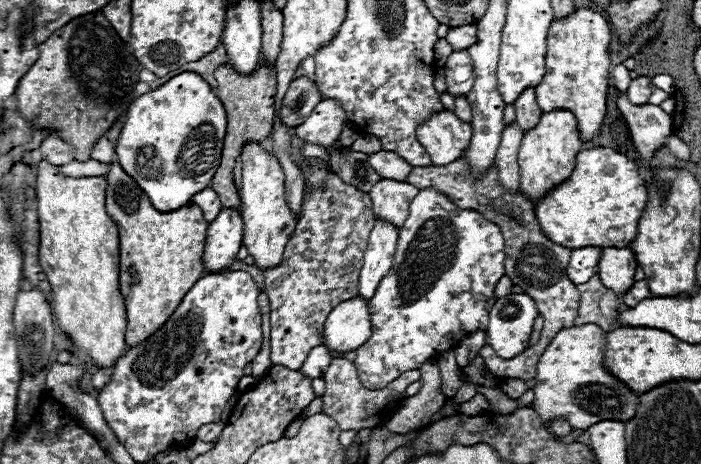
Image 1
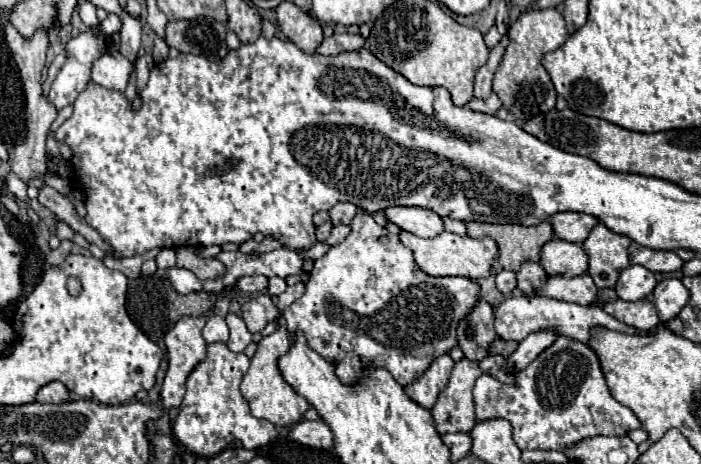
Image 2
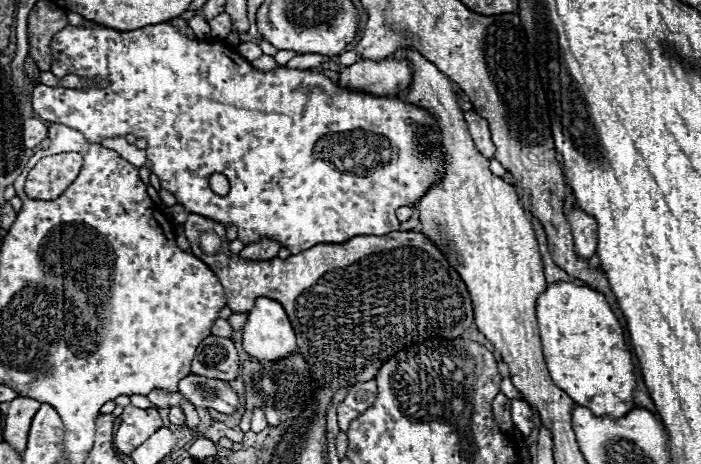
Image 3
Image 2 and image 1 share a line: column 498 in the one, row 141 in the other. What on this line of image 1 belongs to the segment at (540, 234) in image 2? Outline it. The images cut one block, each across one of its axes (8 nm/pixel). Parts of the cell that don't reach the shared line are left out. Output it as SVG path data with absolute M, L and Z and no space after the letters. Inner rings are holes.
M264 64L258 66L258 70L250 78L242 78L238 72L232 70L232 66L220 66L216 72L216 96L226 108L228 114L228 128L224 138L224 150L222 150L222 162L210 182L210 188L220 196L224 208L236 208L240 210L240 196L234 186L234 164L240 158L240 152L244 144L266 140L272 132L274 124L274 94L276 94L276 74L270 72Z

